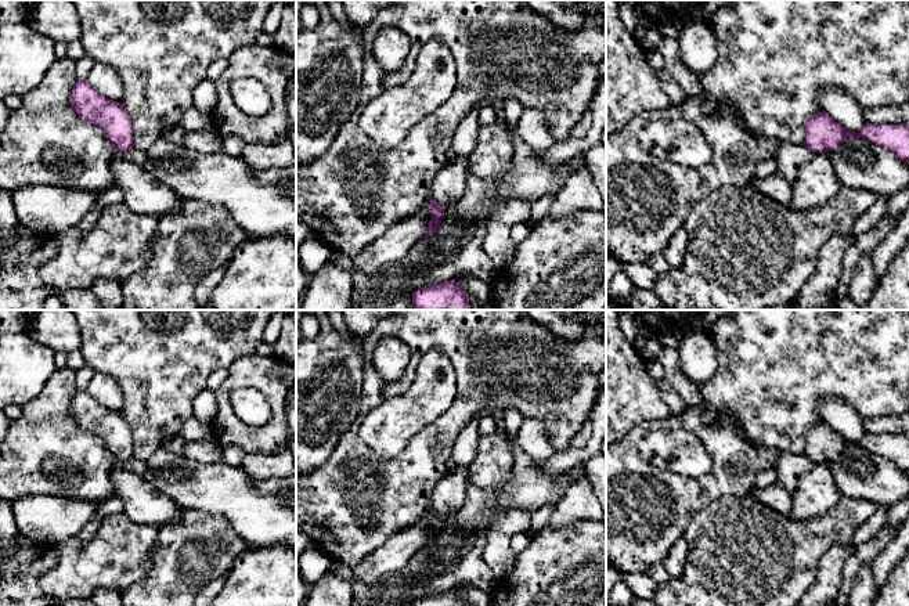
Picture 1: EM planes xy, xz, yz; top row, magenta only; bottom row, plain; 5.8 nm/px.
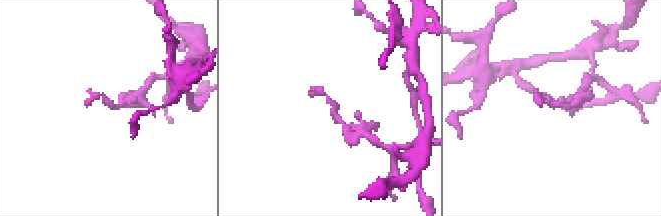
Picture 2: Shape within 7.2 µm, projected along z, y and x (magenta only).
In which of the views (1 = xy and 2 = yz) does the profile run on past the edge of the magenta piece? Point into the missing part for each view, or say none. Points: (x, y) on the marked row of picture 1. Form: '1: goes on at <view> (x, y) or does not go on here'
1: does not go on here
2: does not go on here

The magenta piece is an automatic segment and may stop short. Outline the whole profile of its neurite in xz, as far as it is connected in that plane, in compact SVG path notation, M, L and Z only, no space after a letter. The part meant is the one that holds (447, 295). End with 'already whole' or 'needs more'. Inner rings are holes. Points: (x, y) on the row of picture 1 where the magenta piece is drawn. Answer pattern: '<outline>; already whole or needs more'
M454 279L419 288L412 304L415 310L470 310L466 293Z; already whole

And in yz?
M825 109L805 120L804 145L812 152L830 152L852 137L884 147L902 162L909 160L909 123L877 125L866 122L863 129L855 133L834 120Z; already whole

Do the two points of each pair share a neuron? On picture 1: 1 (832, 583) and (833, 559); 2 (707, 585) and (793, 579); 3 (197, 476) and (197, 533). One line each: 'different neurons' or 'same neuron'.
1: same neuron
2: same neuron
3: different neurons

